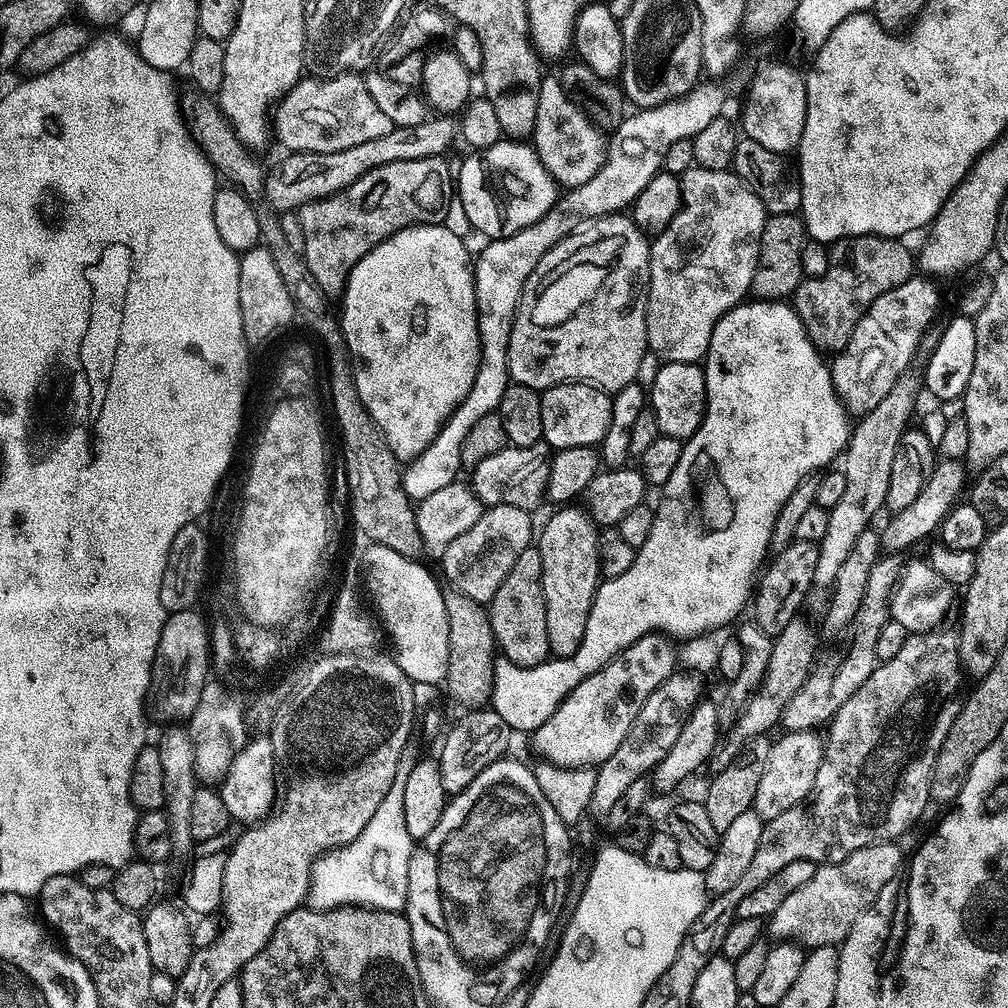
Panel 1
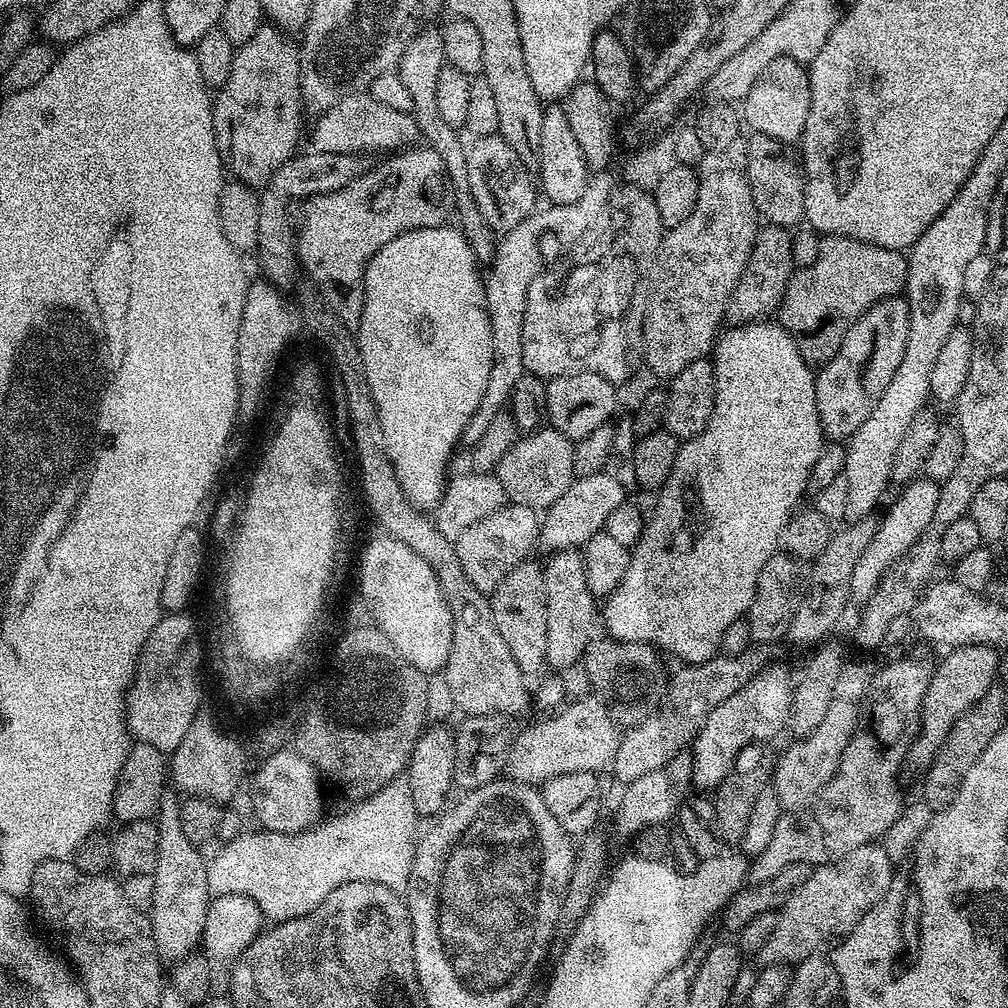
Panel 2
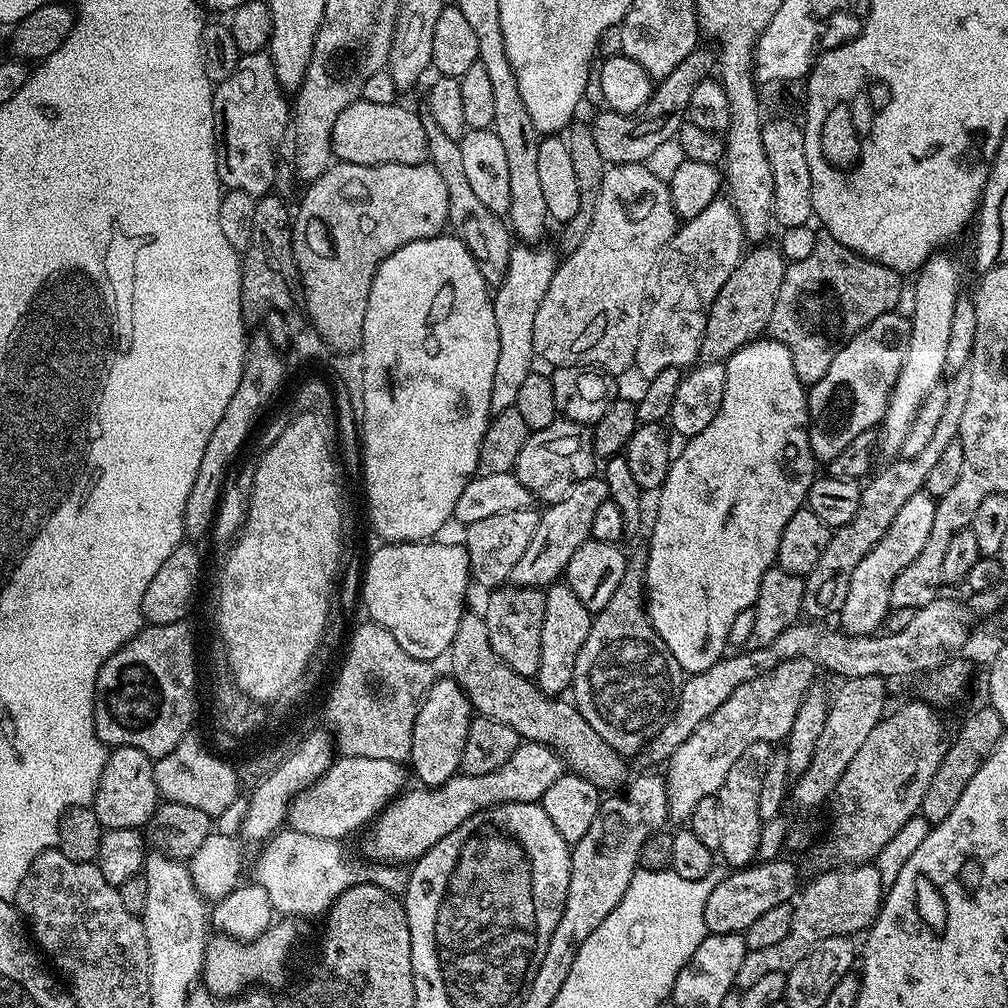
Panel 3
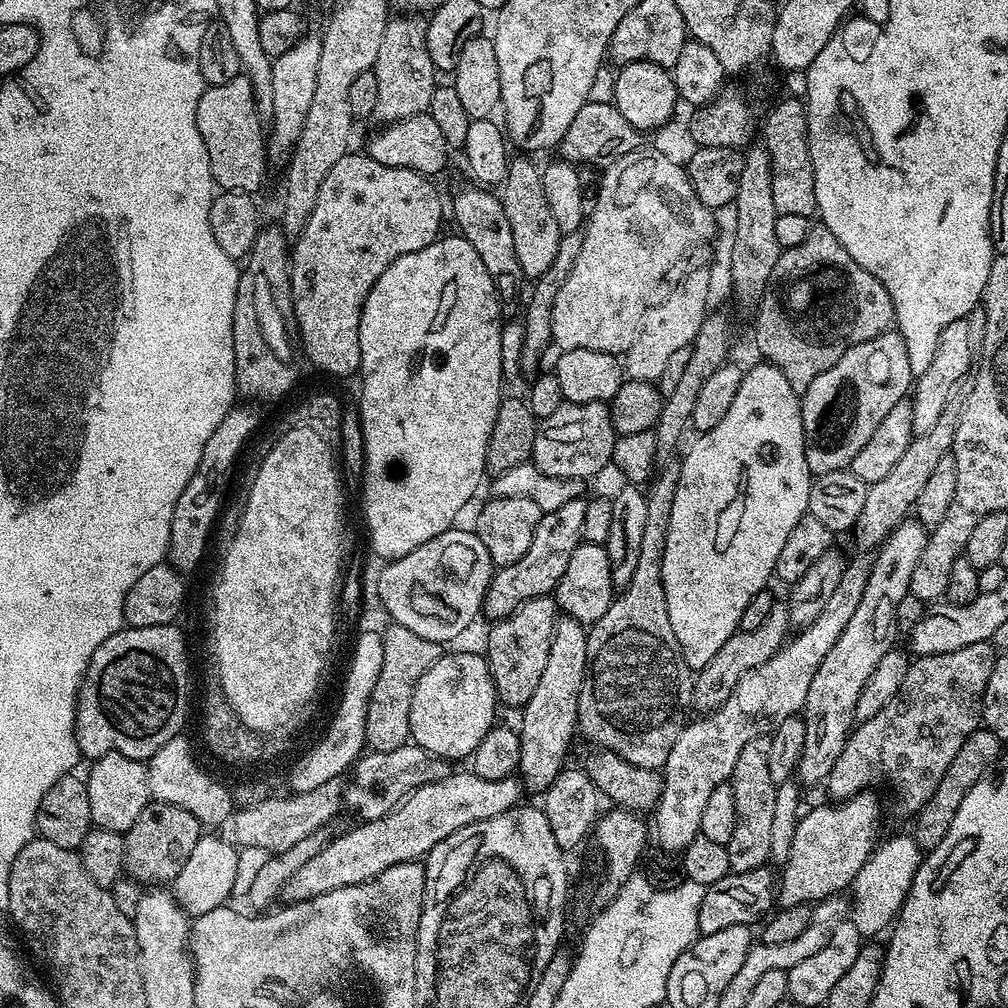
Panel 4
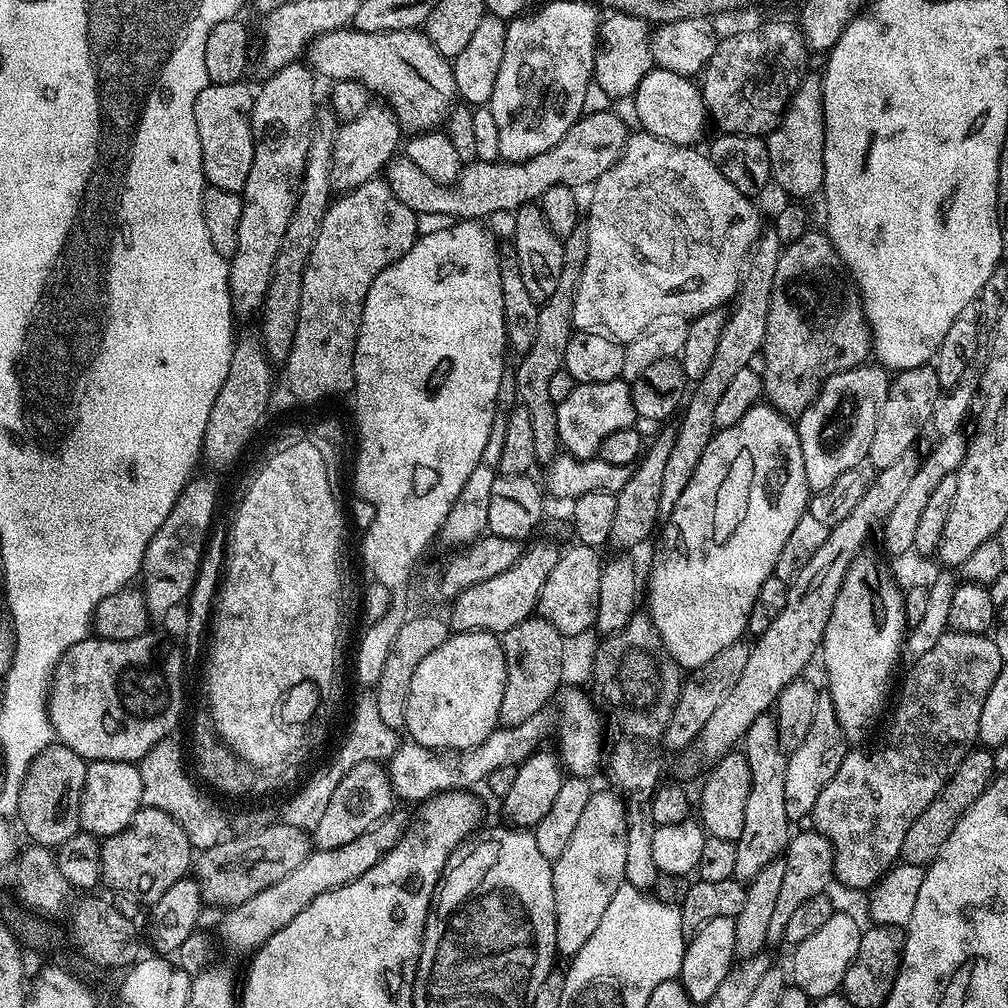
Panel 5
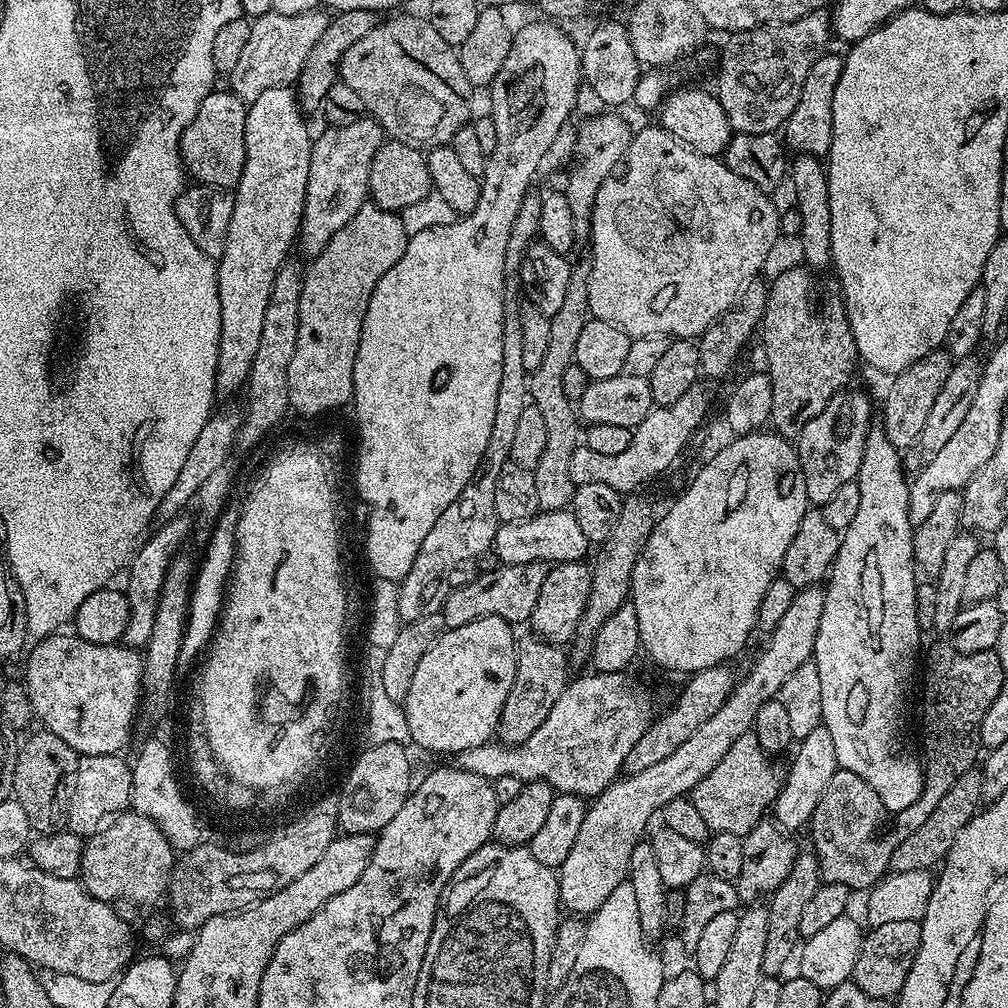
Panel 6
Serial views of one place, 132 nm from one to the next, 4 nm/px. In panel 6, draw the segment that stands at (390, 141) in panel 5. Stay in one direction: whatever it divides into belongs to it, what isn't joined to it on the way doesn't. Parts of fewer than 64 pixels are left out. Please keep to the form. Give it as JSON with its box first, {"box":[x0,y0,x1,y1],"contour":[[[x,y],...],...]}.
{"box":[298,118,386,258],"contour":[[[362,118],[358,122],[350,122],[350,126],[338,126],[337,128],[325,127],[321,136],[317,135],[312,141],[310,150],[310,178],[306,186],[306,202],[304,203],[304,216],[300,219],[300,231],[298,233],[298,248],[308,255],[308,258],[315,258],[326,250],[326,242],[358,214],[358,210],[369,199],[368,175],[370,166],[374,162],[374,154],[384,145],[386,133],[384,127],[377,120]]]}

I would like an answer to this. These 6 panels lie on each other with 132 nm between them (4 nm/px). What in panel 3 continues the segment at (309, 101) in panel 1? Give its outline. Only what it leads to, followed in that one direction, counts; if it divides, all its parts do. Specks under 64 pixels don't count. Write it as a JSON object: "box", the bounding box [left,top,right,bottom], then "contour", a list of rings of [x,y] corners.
{"box":[332,98,428,164],"contour":[[[362,98],[355,100],[350,106],[346,106],[346,110],[342,110],[342,114],[338,114],[338,122],[334,124],[332,131],[332,155],[337,161],[346,164],[423,164],[428,160],[428,142],[426,140],[426,130],[424,129],[424,121],[418,115],[415,116],[408,108],[403,108],[403,103],[380,105],[379,102],[366,102]]]}

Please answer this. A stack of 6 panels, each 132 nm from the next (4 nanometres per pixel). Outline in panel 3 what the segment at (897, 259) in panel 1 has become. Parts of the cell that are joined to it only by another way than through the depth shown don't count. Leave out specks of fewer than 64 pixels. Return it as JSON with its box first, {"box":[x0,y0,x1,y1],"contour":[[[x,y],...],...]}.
{"box":[767,235,904,386],"contour":[[[821,235],[809,256],[789,263],[782,278],[782,288],[778,290],[778,298],[774,302],[774,312],[770,314],[767,335],[790,350],[790,358],[794,358],[794,374],[798,374],[801,382],[806,386],[816,384],[822,374],[830,370],[830,362],[834,362],[838,350],[846,341],[870,326],[874,318],[901,307],[900,295],[904,292],[904,284],[900,280],[903,280],[901,273],[893,268],[859,256],[830,235]]]}

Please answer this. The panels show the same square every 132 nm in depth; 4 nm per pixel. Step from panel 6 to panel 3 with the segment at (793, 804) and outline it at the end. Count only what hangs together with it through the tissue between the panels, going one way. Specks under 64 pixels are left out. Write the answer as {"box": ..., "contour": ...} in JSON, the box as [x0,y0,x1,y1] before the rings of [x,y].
{"box":[838,491,937,636],"contour":[[[923,491],[912,495],[902,510],[898,510],[894,522],[890,522],[890,530],[882,534],[882,542],[858,562],[854,575],[850,578],[850,590],[846,590],[846,602],[838,614],[839,627],[850,636],[871,636],[885,627],[888,614],[892,611],[890,602],[890,586],[914,558],[918,558],[922,546],[926,546],[926,538],[930,538],[930,529],[934,527],[934,510],[937,497]]]}

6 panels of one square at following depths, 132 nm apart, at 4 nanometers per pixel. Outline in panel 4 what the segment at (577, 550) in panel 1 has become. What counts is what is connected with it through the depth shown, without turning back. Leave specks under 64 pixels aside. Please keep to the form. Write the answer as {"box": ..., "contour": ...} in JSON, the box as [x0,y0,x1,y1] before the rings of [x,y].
{"box":[518,615,588,794],"contour":[[[561,615],[554,626],[554,638],[550,638],[550,658],[546,662],[542,679],[538,681],[538,687],[534,689],[534,694],[530,697],[530,702],[525,704],[519,713],[520,724],[520,745],[522,754],[520,755],[520,766],[518,769],[518,779],[525,789],[528,788],[537,794],[548,791],[548,787],[558,778],[558,774],[566,766],[564,760],[568,756],[568,747],[572,744],[572,735],[577,735],[578,721],[578,698],[582,694],[582,682],[584,672],[588,669],[588,659],[586,658],[586,646],[588,645],[588,628],[579,624],[574,618]]]}

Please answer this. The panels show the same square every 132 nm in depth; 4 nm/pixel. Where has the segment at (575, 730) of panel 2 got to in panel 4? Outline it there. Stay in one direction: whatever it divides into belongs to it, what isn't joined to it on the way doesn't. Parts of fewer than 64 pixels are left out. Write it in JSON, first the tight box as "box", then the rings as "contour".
{"box":[283,770,522,904],"contour":[[[471,770],[449,771],[448,775],[443,776],[441,780],[414,790],[397,808],[393,808],[382,818],[357,823],[357,828],[352,828],[349,832],[344,832],[341,836],[325,842],[318,850],[318,854],[310,858],[310,862],[305,862],[299,870],[294,870],[294,874],[290,874],[290,878],[284,884],[283,899],[290,904],[306,902],[310,898],[318,898],[318,894],[326,894],[342,886],[354,886],[365,884],[368,880],[375,880],[378,874],[402,862],[423,861],[428,851],[438,846],[438,842],[450,838],[450,834],[473,824],[476,816],[480,816],[483,820],[498,818],[498,814],[517,807],[521,803],[520,792],[522,793],[522,785],[515,775],[501,780],[491,780],[490,778],[478,778],[478,774],[474,774]]]}

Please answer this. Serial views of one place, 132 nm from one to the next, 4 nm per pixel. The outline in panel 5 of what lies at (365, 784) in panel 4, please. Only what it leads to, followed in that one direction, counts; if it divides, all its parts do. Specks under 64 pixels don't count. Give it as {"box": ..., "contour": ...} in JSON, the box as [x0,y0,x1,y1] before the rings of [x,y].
{"box":[386,720,533,802],"contour":[[[527,720],[518,726],[505,728],[497,726],[478,746],[473,748],[427,748],[415,742],[401,743],[391,759],[386,771],[393,793],[404,800],[423,802],[431,800],[439,792],[463,792],[475,789],[475,784],[483,785],[498,766],[519,766],[526,757],[532,755],[533,721]]]}

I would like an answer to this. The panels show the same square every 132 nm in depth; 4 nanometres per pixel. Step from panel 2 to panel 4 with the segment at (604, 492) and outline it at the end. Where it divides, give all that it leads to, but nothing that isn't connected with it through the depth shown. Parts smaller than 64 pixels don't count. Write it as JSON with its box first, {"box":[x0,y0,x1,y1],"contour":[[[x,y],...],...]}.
{"box":[483,499,586,622],"contour":[[[583,499],[571,500],[558,506],[558,510],[543,513],[534,534],[534,542],[530,542],[530,550],[526,550],[518,562],[493,571],[490,586],[484,592],[483,619],[488,619],[488,622],[501,620],[518,610],[522,602],[555,593],[566,565],[570,563],[570,554],[574,554],[583,541],[582,521],[585,519],[586,503]]]}

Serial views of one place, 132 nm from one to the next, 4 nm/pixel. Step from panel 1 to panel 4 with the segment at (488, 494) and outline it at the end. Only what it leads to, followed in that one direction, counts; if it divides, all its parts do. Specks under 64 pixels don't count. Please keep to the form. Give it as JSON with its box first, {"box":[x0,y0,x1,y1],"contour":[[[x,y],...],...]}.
{"box":[531,402,616,481],"contour":[[[566,402],[558,410],[554,410],[550,418],[539,421],[531,463],[535,464],[538,470],[542,470],[542,474],[550,474],[554,478],[587,481],[588,476],[596,476],[604,467],[612,464],[612,451],[616,445],[616,438],[612,414],[607,403],[570,404]]]}

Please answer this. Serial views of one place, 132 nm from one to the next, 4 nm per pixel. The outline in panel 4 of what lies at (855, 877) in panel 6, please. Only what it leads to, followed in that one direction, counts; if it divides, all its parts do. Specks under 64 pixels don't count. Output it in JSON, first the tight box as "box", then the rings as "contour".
{"box":[826,642,997,814],"contour":[[[974,642],[974,646],[962,646],[962,650],[950,650],[948,654],[916,656],[908,665],[902,686],[898,686],[898,694],[894,694],[894,698],[890,698],[874,718],[860,720],[848,733],[848,741],[826,781],[826,789],[832,795],[829,797],[836,802],[848,800],[884,779],[892,783],[902,811],[909,814],[919,812],[921,806],[930,802],[930,794],[938,790],[938,782],[942,782],[942,774],[946,774],[950,762],[954,762],[962,742],[981,727],[986,682],[990,682],[997,655],[997,649],[991,643]]]}

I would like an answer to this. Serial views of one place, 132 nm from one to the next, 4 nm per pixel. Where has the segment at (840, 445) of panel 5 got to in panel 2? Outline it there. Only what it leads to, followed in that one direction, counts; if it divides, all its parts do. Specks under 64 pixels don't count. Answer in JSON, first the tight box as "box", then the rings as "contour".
{"box":[816,295,910,442],"contour":[[[903,295],[888,296],[880,300],[846,334],[838,354],[829,364],[823,365],[816,376],[816,401],[820,424],[825,437],[832,442],[847,441],[870,418],[878,398],[882,398],[886,386],[906,354],[906,338],[910,334],[910,310]]]}

